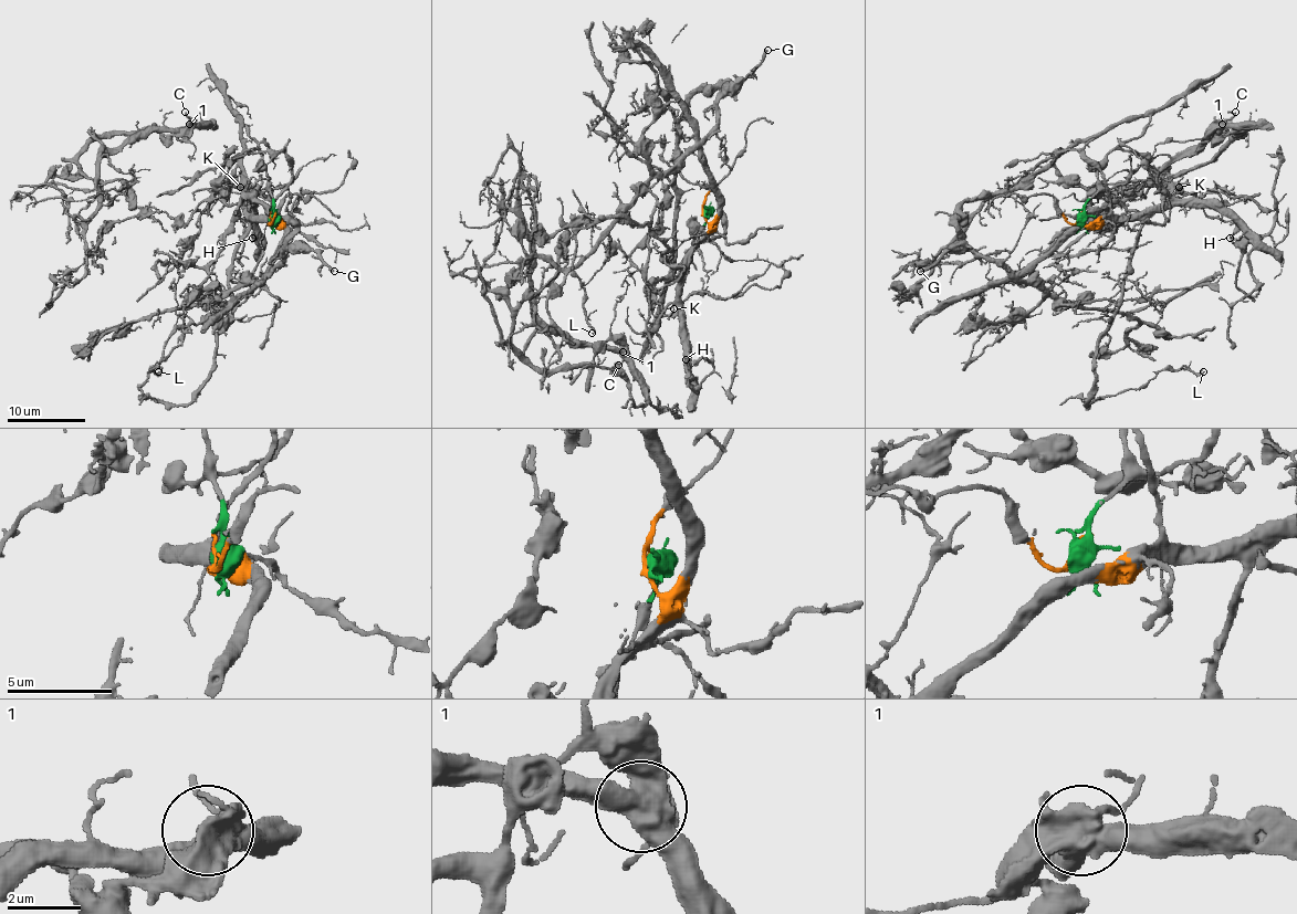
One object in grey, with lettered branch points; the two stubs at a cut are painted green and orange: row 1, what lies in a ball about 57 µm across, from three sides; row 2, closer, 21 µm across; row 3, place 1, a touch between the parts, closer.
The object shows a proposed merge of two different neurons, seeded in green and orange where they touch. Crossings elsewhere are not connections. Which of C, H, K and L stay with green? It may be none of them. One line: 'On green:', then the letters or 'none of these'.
On green: C, K

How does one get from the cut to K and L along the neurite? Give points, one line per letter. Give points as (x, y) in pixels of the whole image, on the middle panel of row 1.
K: (704, 211), (702, 227), (679, 268), (651, 289), (654, 312), (658, 316), (667, 316), (673, 308)
L: (702, 211), (708, 234), (682, 271), (644, 224), (597, 219), (578, 230), (572, 273), (592, 334)

